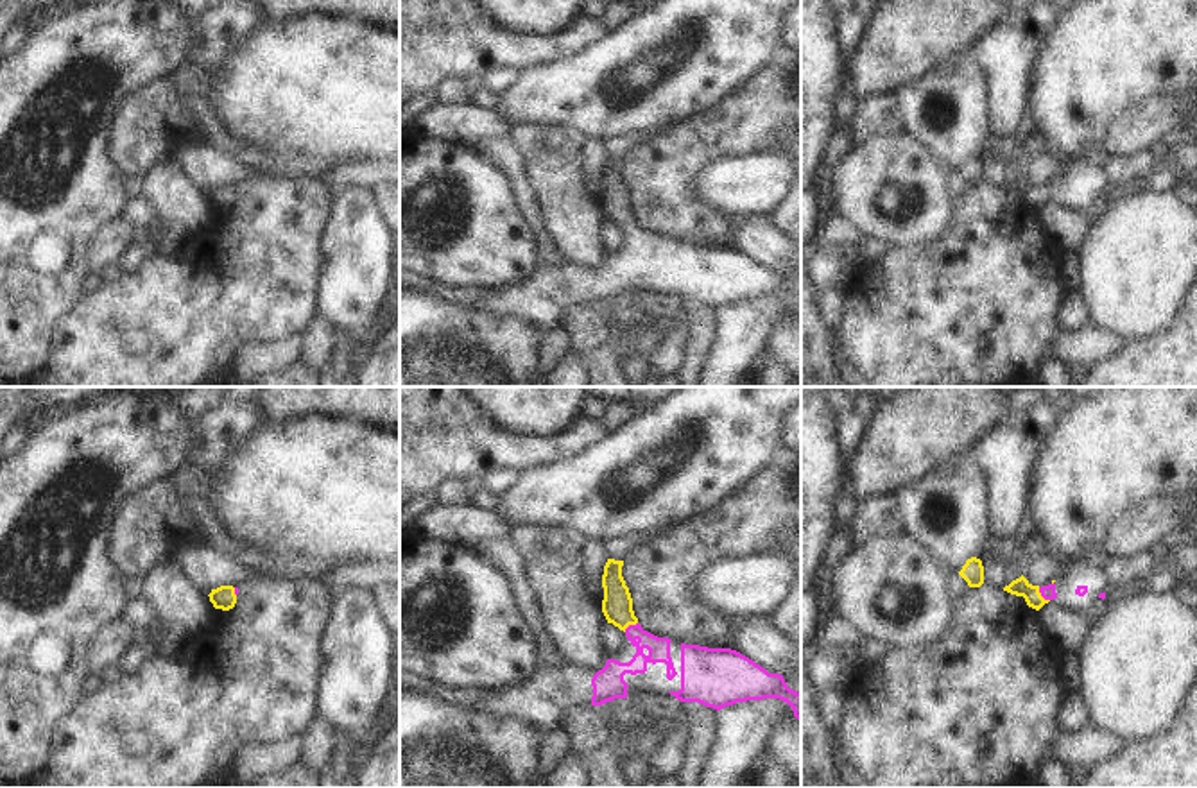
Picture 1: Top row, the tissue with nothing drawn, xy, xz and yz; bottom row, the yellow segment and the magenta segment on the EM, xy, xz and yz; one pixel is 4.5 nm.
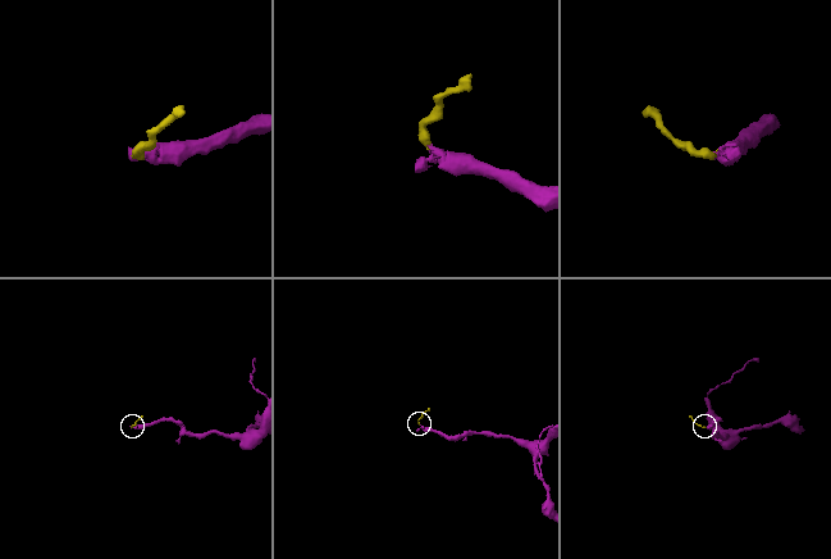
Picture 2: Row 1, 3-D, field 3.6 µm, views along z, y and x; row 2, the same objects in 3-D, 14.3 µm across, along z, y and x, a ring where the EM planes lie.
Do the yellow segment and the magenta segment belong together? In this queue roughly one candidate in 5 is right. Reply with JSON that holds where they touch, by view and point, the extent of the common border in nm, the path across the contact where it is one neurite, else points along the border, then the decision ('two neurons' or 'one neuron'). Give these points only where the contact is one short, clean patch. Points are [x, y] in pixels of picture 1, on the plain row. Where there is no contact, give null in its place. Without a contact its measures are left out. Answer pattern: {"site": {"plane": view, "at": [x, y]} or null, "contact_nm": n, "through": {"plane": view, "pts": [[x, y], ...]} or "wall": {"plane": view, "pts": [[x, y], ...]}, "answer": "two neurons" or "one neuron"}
{"site": {"plane": "yz", "at": [1040, 194]}, "contact_nm": 80, "through": {"plane": "yz", "pts": [[1020, 185], [1040, 194], [1047, 190]]}, "answer": "one neuron"}

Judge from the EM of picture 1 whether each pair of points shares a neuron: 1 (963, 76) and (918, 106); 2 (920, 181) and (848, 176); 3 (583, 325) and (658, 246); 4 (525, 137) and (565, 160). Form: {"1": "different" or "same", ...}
{"1": "same", "2": "same", "3": "different", "4": "same"}

